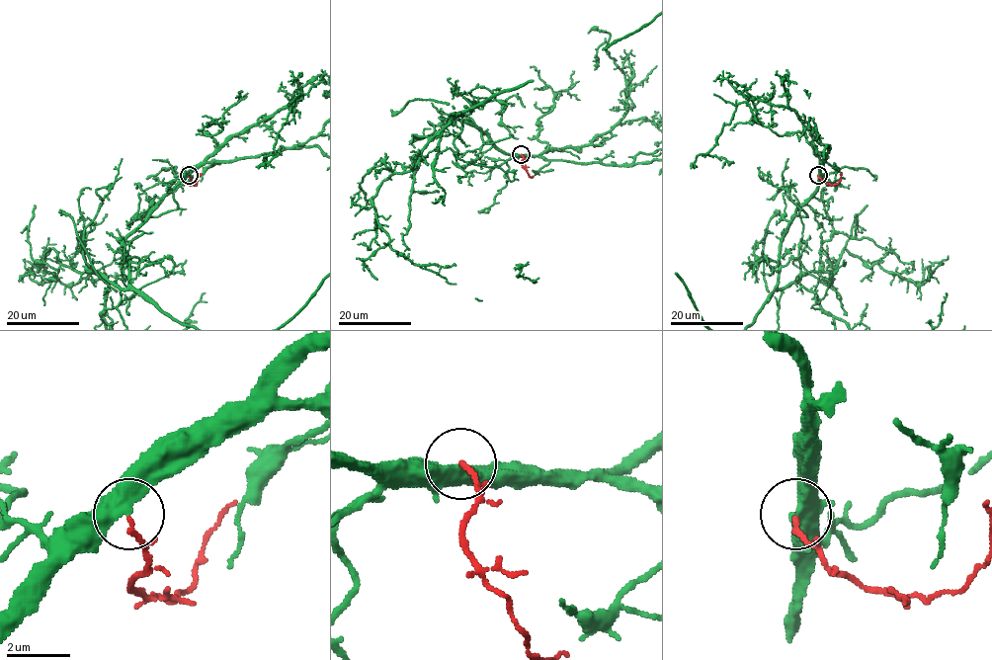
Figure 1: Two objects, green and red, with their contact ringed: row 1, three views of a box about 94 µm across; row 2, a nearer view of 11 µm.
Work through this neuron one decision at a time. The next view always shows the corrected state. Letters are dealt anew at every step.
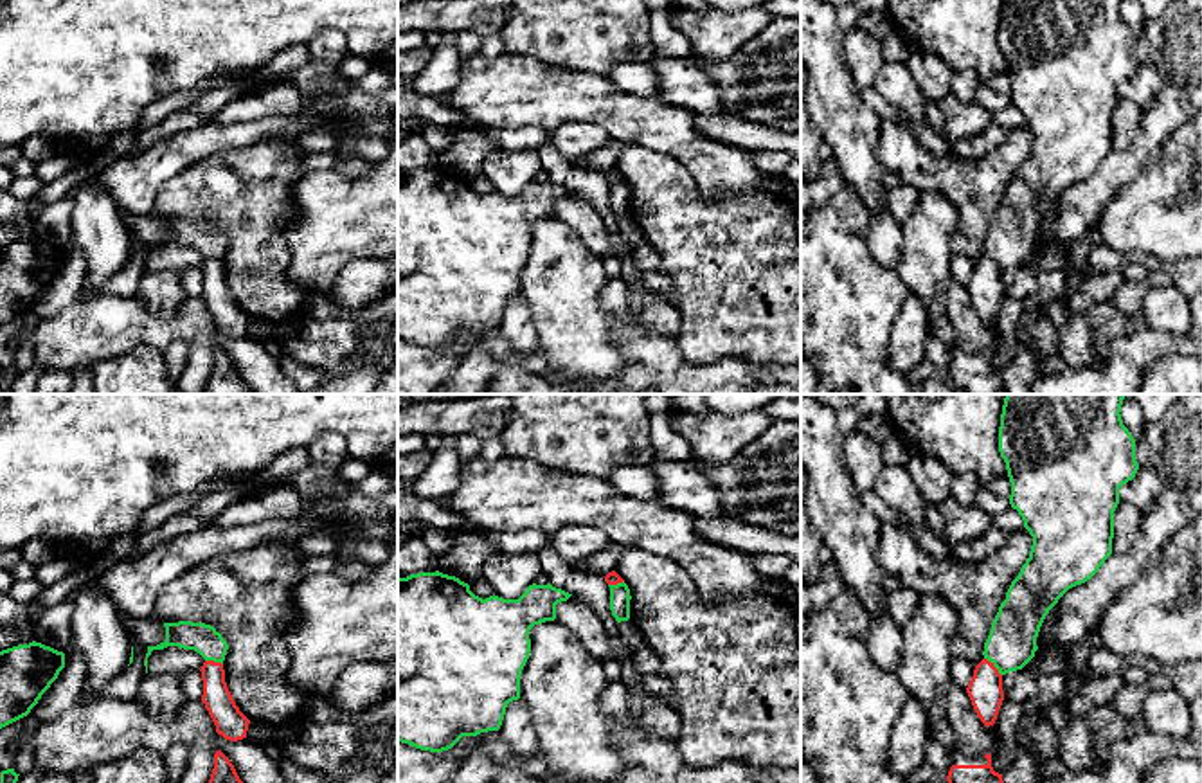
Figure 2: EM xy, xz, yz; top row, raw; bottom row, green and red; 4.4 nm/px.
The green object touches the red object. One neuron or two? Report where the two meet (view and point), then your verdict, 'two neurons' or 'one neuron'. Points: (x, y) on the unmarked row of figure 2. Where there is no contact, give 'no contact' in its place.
yz (994, 261) | two neurons

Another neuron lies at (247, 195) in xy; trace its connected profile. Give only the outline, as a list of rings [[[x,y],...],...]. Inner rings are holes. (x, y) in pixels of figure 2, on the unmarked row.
[[[292,137],[212,153],[164,182],[149,212],[158,220],[205,220],[221,230],[229,241],[225,279],[250,319],[304,319],[309,293],[288,279],[292,252],[283,232],[292,189],[306,175],[304,155]]]

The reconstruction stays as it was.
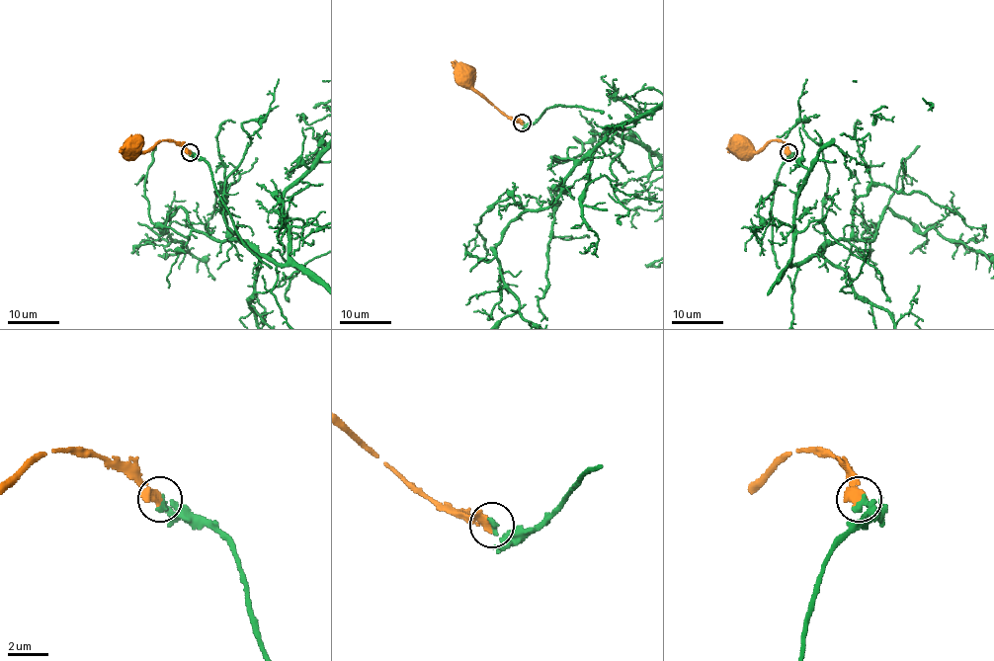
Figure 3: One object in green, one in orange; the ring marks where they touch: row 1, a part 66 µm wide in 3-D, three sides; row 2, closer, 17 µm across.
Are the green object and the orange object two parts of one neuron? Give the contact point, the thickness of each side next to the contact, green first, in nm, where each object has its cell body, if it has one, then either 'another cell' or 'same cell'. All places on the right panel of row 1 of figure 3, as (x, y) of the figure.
at (788, 152); 280 nm thick on the green side, 480 nm on the other; no cell body on green; cell body of orange at (742, 147); same cell

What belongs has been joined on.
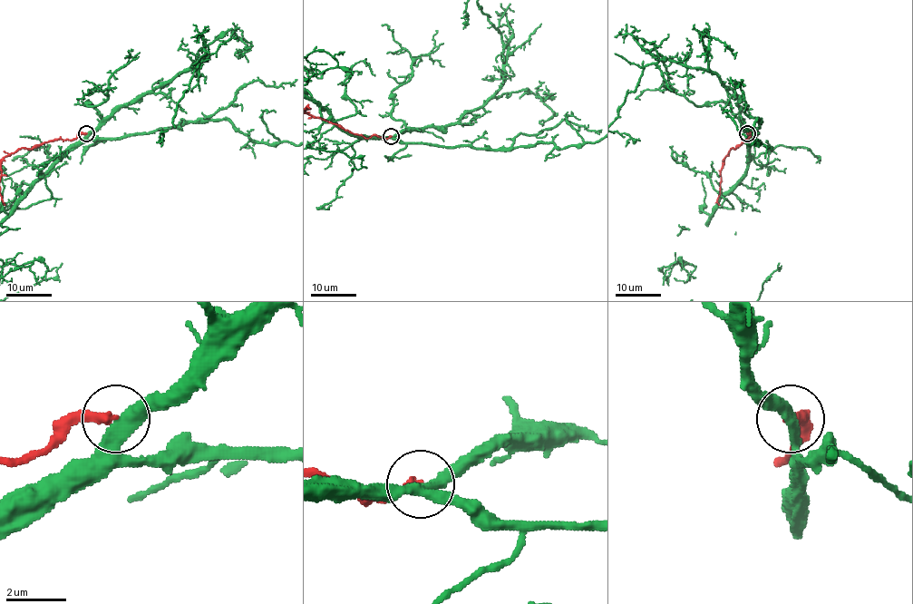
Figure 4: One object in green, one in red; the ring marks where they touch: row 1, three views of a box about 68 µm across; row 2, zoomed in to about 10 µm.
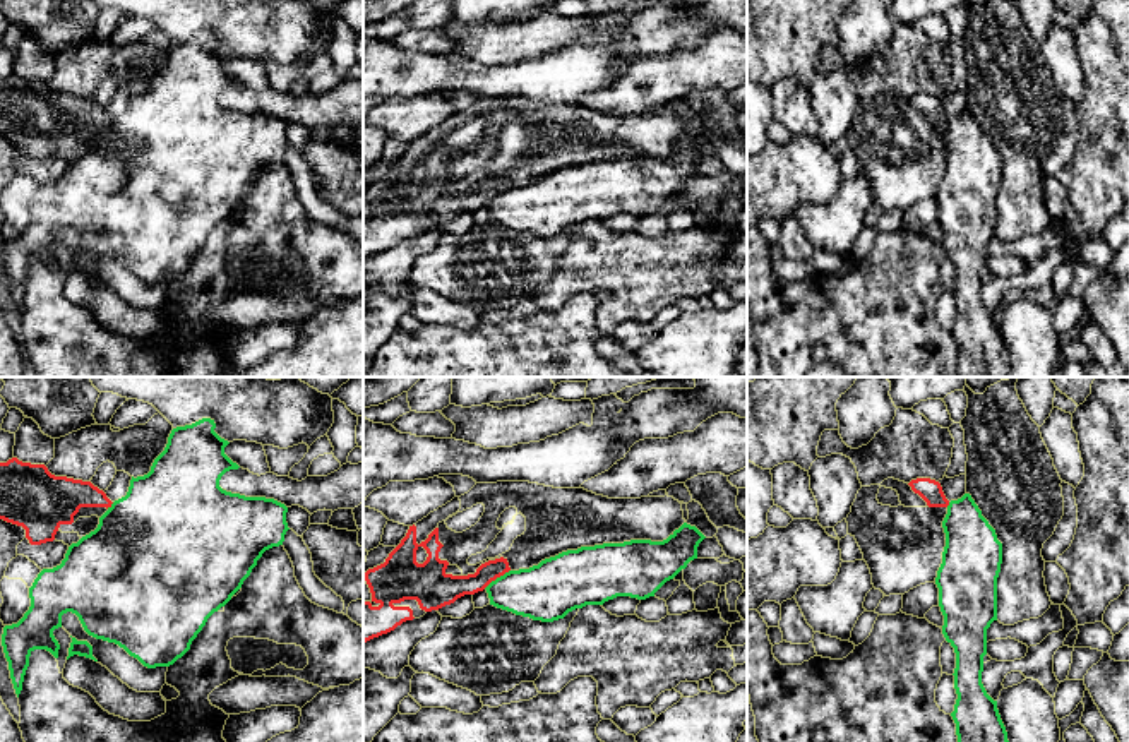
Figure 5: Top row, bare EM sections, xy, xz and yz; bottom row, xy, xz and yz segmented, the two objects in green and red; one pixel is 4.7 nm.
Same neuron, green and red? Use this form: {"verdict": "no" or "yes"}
{"verdict": "no"}

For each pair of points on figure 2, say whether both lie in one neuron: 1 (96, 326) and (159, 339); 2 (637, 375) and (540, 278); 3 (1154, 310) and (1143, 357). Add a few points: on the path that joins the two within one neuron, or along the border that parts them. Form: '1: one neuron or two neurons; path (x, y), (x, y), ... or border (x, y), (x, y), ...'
1: one neuron; path (112, 326), (143, 328)
2: two neurons; border (614, 321), (627, 360), (618, 375)
3: two neurons; border (1145, 324), (1156, 332), (1183, 337)

